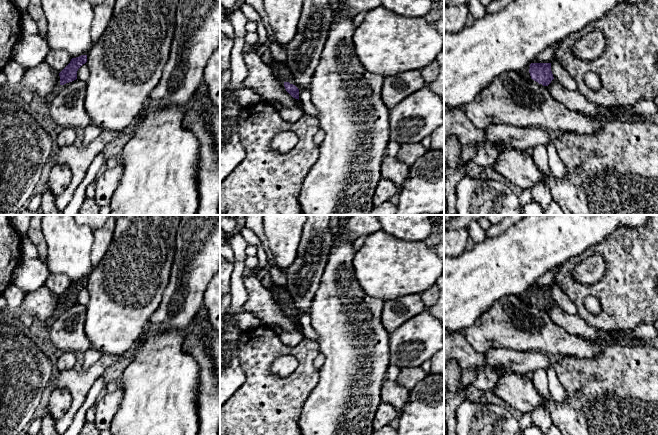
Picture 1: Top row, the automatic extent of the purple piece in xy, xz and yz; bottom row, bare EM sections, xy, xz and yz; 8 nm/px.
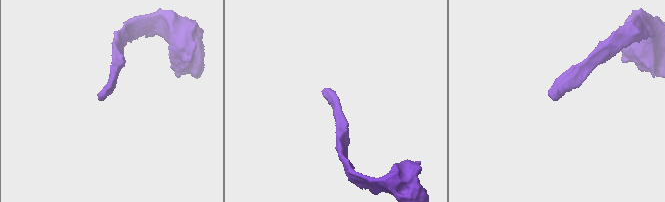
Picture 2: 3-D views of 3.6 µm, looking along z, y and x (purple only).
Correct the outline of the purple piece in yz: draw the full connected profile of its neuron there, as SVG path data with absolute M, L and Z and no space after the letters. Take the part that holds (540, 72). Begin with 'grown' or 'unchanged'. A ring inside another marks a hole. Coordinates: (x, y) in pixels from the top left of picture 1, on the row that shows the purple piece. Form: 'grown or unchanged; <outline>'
grown; M531 63L519 71L519 73L525 79L533 79L543 86L548 86L554 79L551 71L551 63Z

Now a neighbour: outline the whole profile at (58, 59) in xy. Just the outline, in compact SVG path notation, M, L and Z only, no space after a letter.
M50 50L45 62L60 73L71 61L72 57L63 50Z

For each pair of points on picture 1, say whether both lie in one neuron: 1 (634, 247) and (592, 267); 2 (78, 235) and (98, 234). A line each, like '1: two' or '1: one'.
1: two
2: two

